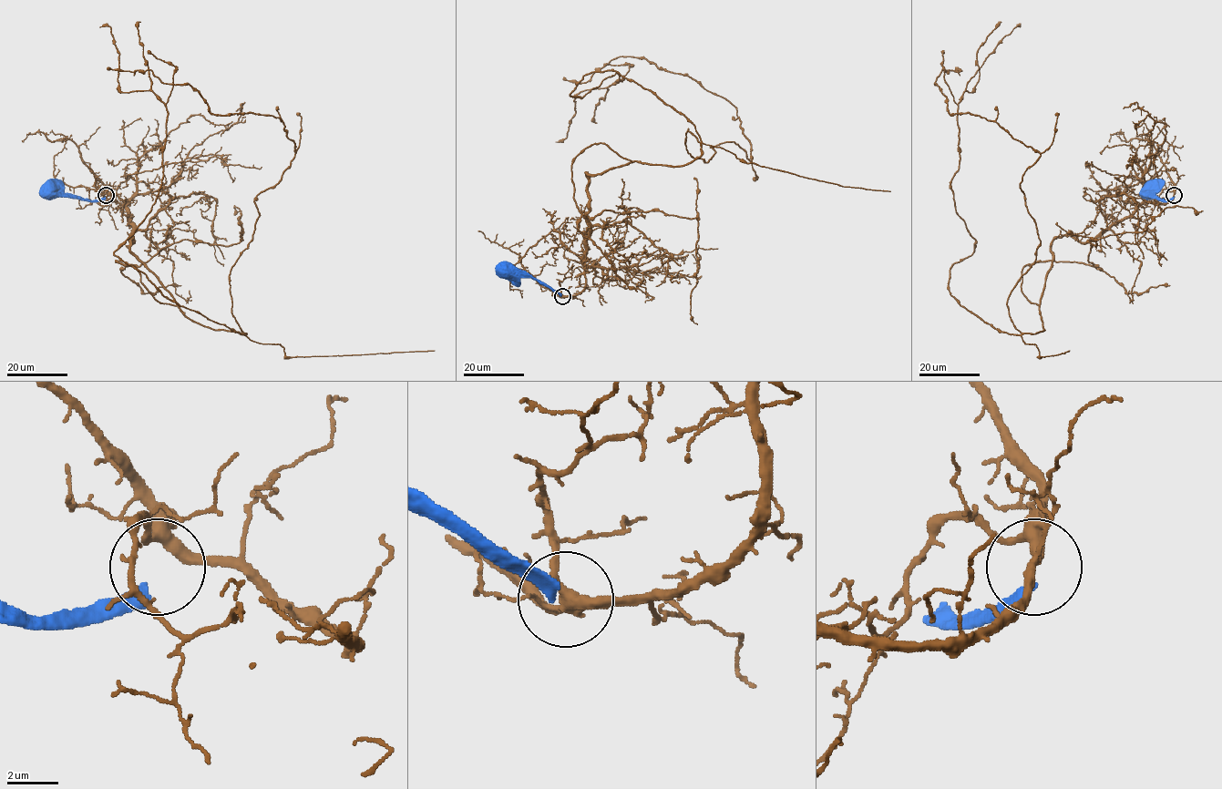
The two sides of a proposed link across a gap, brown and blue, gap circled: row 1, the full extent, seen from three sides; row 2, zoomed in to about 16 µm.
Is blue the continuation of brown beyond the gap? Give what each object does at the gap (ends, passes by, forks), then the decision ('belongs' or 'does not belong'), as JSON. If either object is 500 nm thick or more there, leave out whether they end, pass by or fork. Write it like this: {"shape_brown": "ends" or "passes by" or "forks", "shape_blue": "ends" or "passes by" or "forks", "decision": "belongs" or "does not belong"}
{"shape_brown": "forks", "shape_blue": "ends", "decision": "does not belong"}

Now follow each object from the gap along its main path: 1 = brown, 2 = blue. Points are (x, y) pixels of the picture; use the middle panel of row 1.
1: (563, 295), (586, 172), (691, 163), (688, 129), (751, 159), (734, 107), (645, 57), (563, 76)
2: (561, 295), (530, 277), (508, 269)

